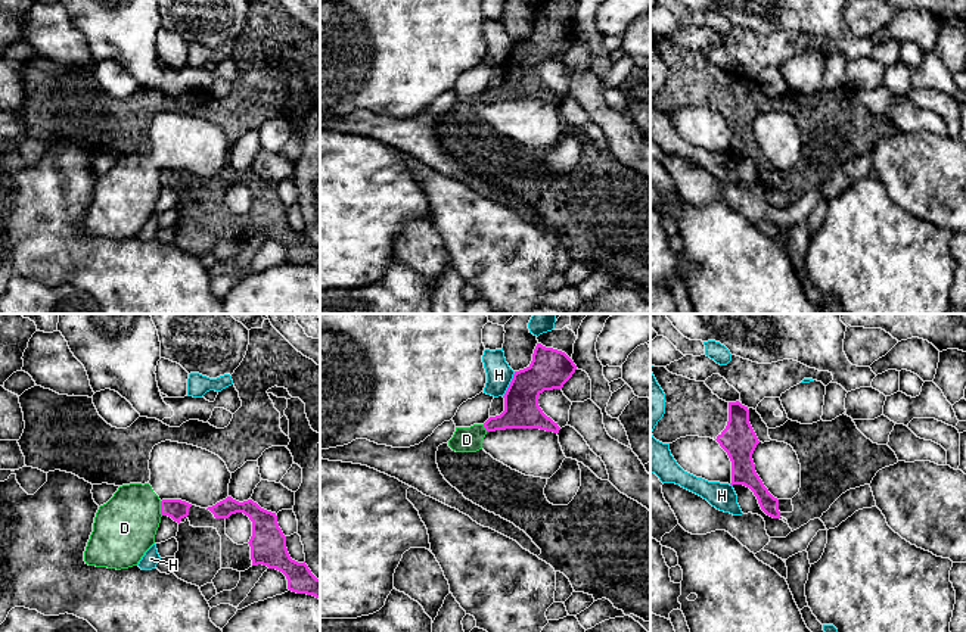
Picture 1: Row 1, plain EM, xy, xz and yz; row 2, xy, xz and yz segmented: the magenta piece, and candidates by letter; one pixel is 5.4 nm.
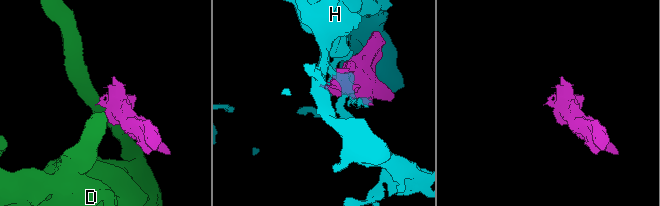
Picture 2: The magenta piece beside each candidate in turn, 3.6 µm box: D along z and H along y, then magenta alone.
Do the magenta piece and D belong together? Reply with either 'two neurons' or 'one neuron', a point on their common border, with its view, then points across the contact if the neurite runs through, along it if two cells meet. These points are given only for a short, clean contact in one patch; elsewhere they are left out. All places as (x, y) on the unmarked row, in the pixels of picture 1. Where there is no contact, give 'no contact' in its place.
two neurons | xy (161, 178) | along xy (160, 171), (160, 181), (162, 184)

